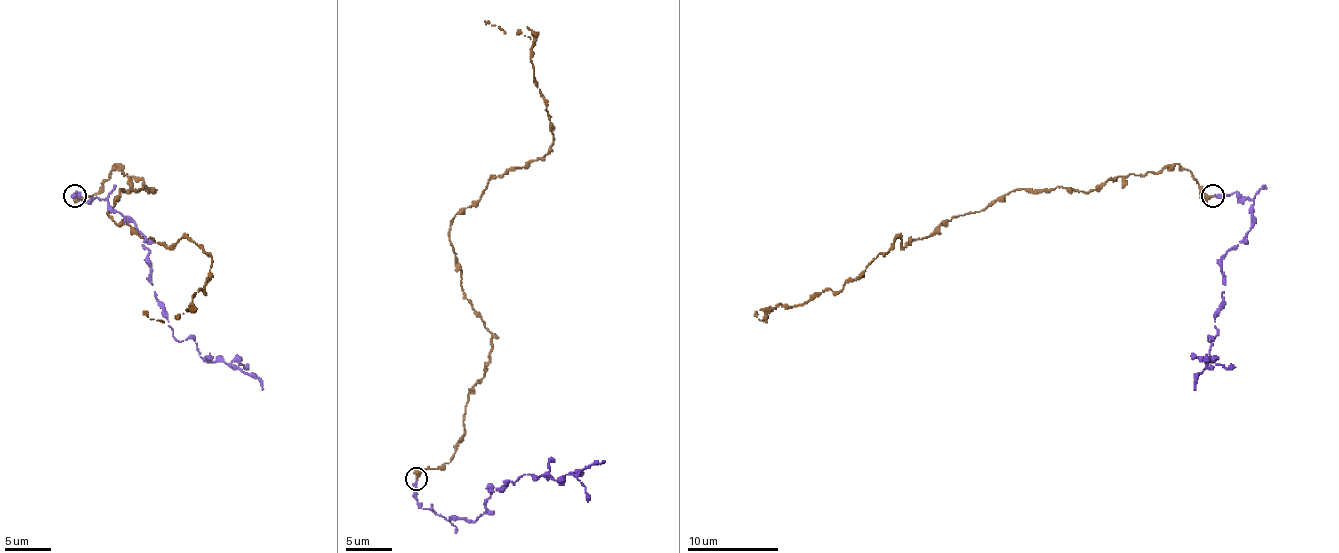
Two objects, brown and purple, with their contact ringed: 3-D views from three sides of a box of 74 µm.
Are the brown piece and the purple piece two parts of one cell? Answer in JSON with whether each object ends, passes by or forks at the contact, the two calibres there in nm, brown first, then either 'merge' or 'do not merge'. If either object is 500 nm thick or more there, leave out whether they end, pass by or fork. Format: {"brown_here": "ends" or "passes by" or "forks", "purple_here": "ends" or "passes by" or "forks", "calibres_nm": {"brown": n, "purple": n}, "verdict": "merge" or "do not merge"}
{"brown_here": "ends", "purple_here": "ends", "calibres_nm": {"brown": 400, "purple": 360}, "verdict": "do not merge"}

